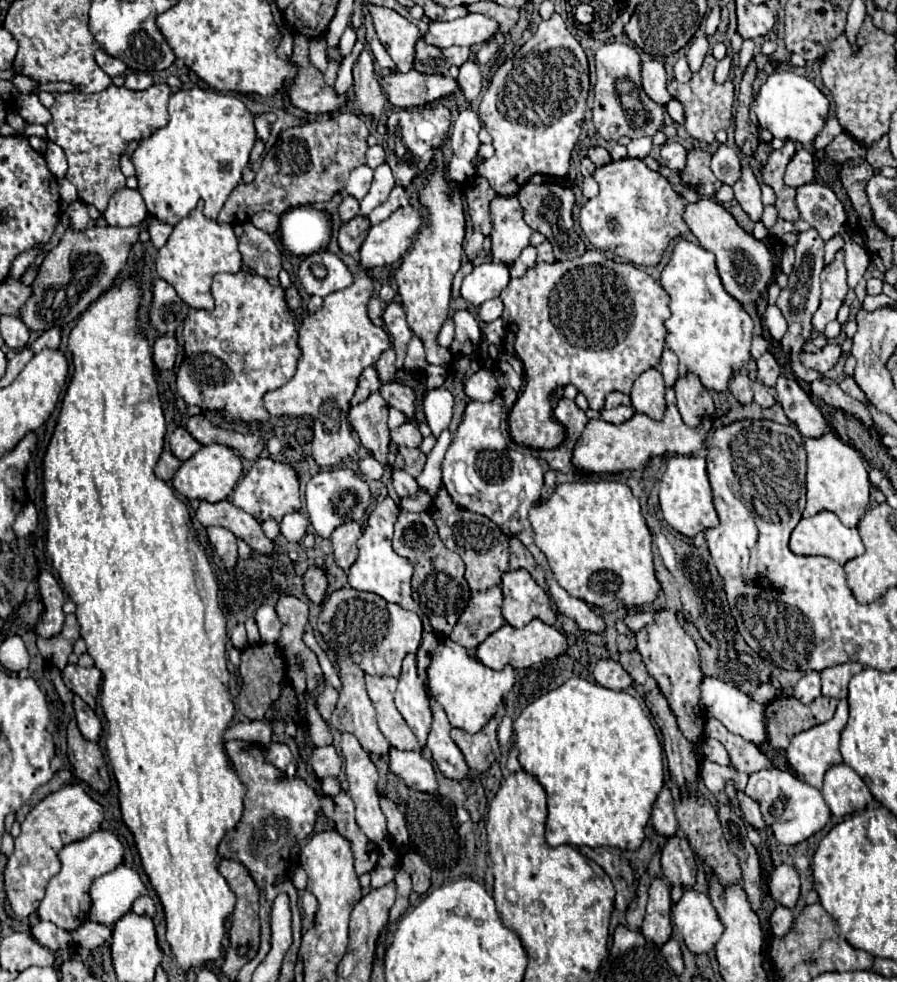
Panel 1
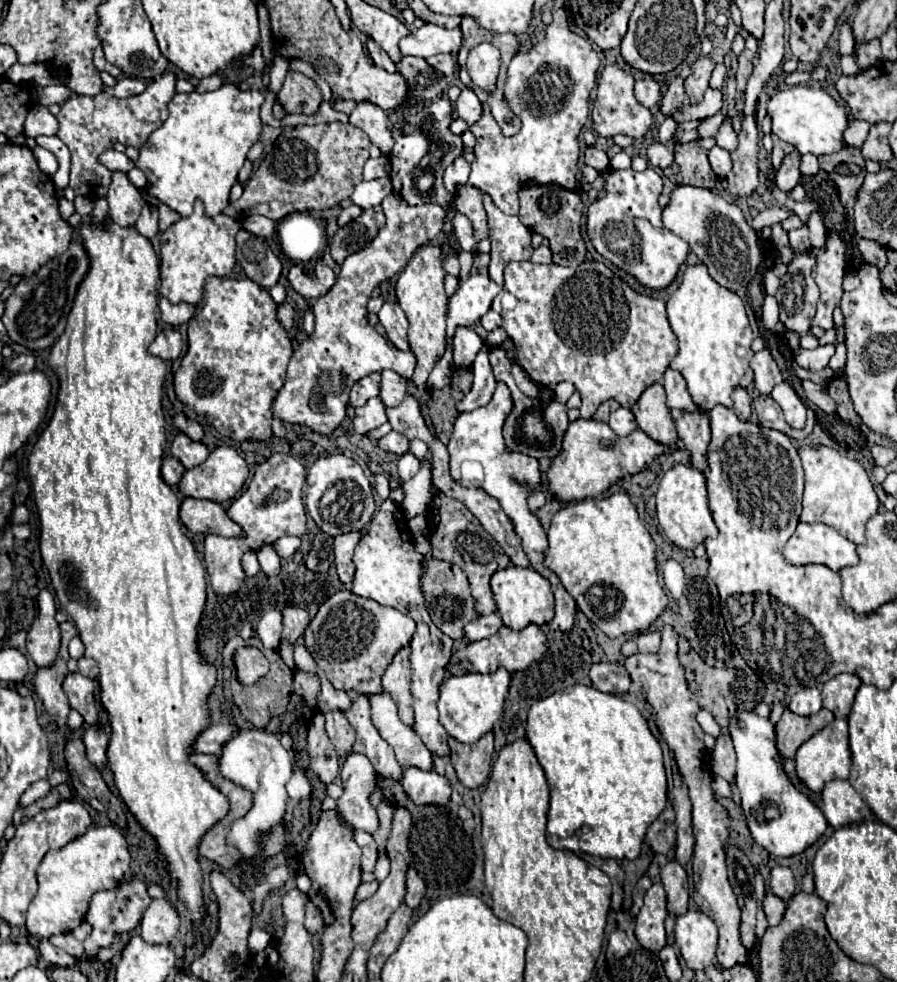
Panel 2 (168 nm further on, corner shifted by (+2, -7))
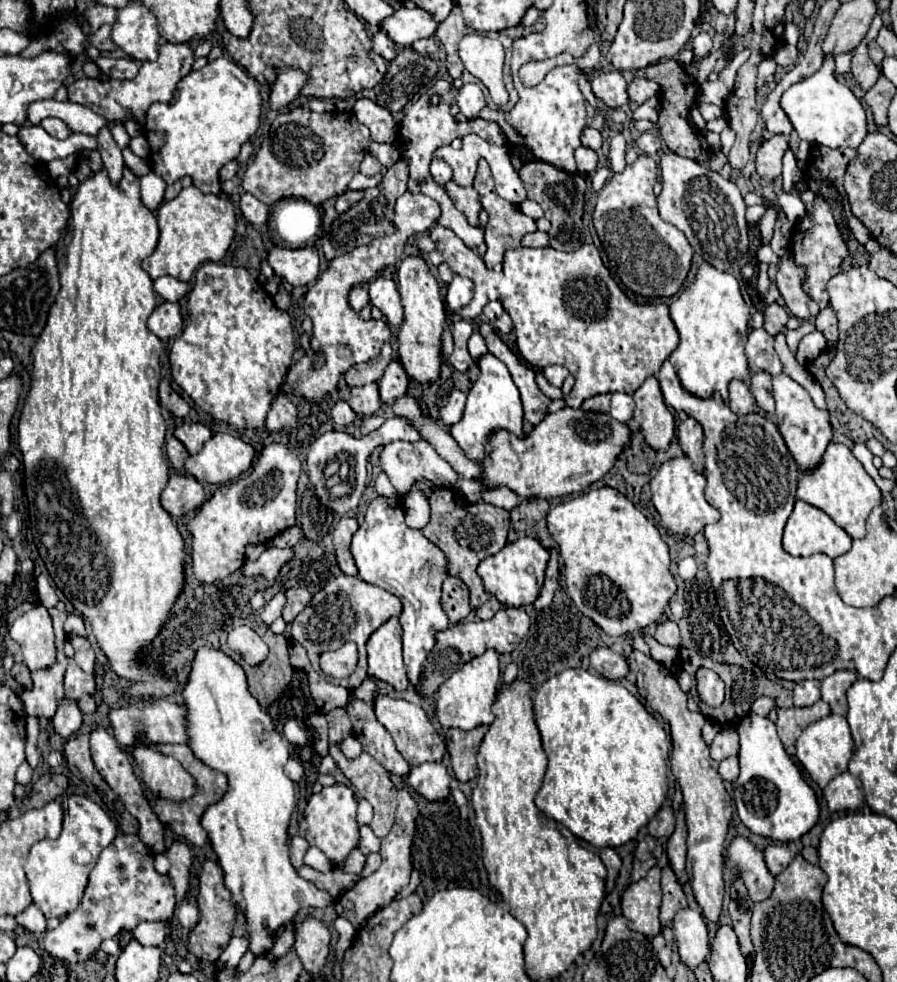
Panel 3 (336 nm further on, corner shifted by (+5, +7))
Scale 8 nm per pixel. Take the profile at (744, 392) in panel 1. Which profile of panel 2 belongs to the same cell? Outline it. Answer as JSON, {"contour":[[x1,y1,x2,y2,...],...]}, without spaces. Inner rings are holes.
{"contour":[[736,388,734,392,732,392,732,400,734,400,734,414,742,420,742,422,746,422,748,418,750,418,750,412,752,412,752,396,748,394,748,390,744,390,744,388]]}

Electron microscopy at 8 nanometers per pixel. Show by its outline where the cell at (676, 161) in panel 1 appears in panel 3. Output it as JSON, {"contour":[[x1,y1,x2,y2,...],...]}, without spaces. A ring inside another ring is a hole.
{"contour":[[643,132,635,142,637,142,639,150,643,154,649,154,649,156,657,154,661,150,661,146,663,146,663,142,661,142,661,138,659,138,657,132]]}

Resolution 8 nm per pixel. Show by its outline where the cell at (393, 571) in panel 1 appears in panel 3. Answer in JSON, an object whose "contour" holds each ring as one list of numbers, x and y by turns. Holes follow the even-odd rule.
{"contour":[[377,496,369,502,365,520,353,536,351,554,359,568,359,580,375,584,403,602,403,616,399,618,403,626,403,660,409,682,417,686,425,672,427,654,437,642,435,634,449,626,447,614,441,608,441,584,447,576,445,554,429,542,421,530,411,530,405,524,403,508,397,498,385,496]]}

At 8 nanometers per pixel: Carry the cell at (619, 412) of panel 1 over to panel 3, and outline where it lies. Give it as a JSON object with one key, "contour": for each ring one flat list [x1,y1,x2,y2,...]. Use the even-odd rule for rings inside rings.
{"contour":[[613,392,611,396,611,416,619,422,629,422,633,418,633,398,629,394,623,394,623,392]]}

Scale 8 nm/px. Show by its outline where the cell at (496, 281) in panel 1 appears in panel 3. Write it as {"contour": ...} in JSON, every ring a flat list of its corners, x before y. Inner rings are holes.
{"contour":[[455,274,447,286,447,296,445,296,447,308,449,310,461,310,463,306,467,306,473,300,473,292,475,292,473,282,465,276]]}

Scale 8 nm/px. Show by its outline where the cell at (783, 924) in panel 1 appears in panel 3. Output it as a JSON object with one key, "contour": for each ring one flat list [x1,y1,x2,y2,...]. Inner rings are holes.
{"contour":[[733,838,727,848,727,862,733,870,741,868,741,878,749,888,751,900,761,902,769,898,775,886,775,878,763,862,763,854,745,838]]}

